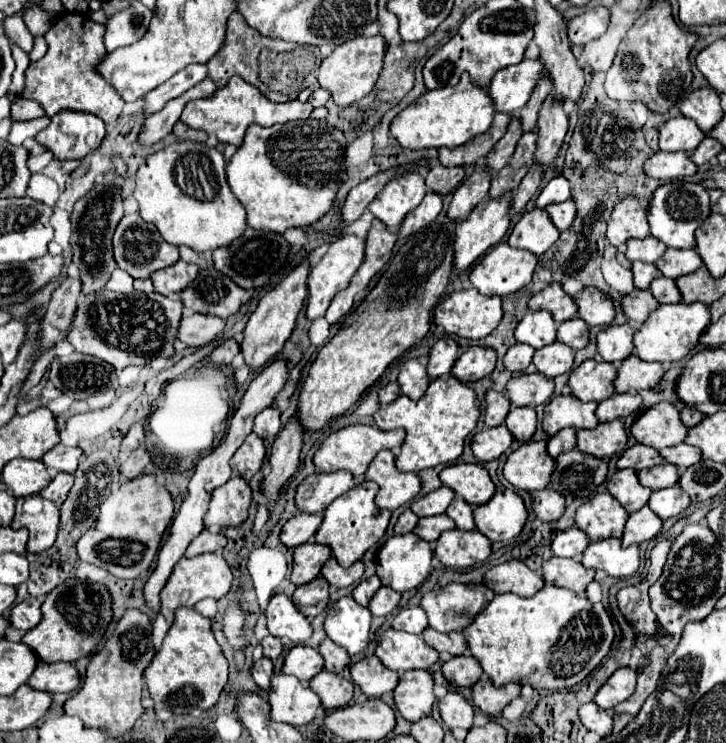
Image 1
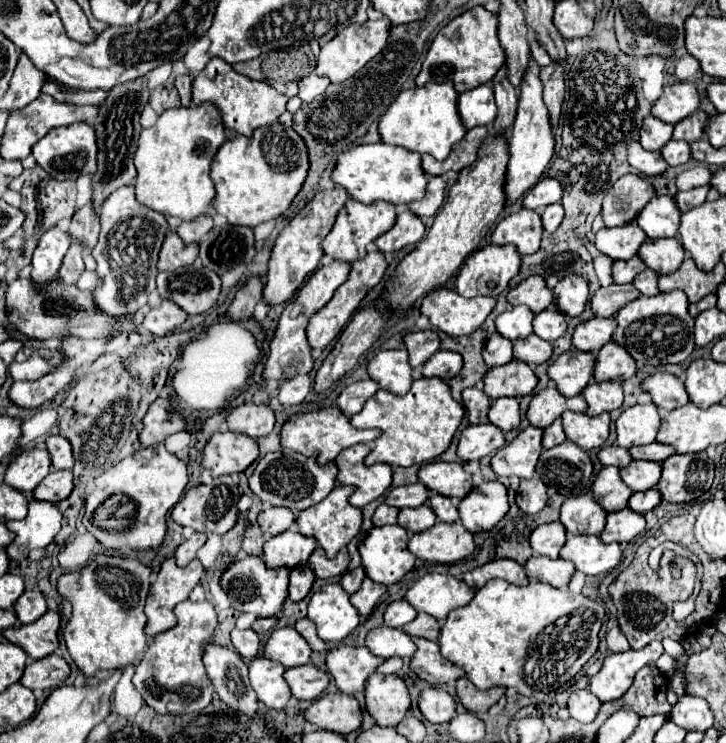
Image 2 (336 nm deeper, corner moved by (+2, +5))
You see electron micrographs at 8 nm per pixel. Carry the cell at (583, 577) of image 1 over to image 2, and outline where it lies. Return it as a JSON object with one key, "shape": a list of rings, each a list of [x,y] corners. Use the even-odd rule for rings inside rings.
{"shape":[[[533,556],[527,560],[525,570],[527,570],[527,576],[531,576],[531,578],[547,582],[555,588],[567,588],[569,580],[575,572],[575,566],[567,560],[561,560],[561,558],[551,560],[545,556]]]}

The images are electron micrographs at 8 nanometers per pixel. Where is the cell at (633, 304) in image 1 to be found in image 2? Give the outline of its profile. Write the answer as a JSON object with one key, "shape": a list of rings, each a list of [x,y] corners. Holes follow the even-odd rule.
{"shape":[[[611,284],[607,288],[599,288],[591,300],[591,308],[595,312],[595,316],[601,316],[601,318],[611,318],[615,316],[625,304],[637,300],[639,292],[633,284],[625,284],[625,286],[619,286],[619,284]]]}

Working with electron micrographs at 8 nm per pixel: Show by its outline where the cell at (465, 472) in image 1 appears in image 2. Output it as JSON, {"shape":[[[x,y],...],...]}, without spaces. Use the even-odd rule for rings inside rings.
{"shape":[[[429,462],[429,464],[423,464],[419,468],[419,480],[429,488],[429,490],[435,490],[443,496],[449,496],[449,498],[465,498],[469,494],[469,490],[473,488],[473,480],[471,480],[471,474],[463,470],[463,464],[461,462]]]}

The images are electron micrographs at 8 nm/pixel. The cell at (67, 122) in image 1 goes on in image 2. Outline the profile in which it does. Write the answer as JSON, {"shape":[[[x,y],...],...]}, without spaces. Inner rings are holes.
{"shape":[[[77,122],[77,124],[65,126],[65,128],[53,128],[53,132],[43,136],[33,146],[33,156],[35,156],[37,164],[57,180],[77,180],[85,172],[93,174],[97,168],[97,164],[95,164],[95,156],[97,156],[95,132],[85,122]]]}

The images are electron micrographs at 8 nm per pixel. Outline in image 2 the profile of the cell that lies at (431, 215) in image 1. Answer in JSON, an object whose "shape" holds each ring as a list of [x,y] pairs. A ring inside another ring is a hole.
{"shape":[[[405,210],[397,216],[393,228],[375,240],[375,246],[381,252],[391,254],[391,252],[401,250],[403,246],[417,244],[423,238],[423,234],[425,234],[425,224],[421,222],[421,218],[413,216],[413,212]]]}

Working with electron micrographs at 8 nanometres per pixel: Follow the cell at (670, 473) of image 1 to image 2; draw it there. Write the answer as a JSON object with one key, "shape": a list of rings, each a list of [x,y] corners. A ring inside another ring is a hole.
{"shape":[[[633,460],[627,468],[621,468],[623,482],[633,490],[647,490],[661,478],[661,464],[649,460]]]}

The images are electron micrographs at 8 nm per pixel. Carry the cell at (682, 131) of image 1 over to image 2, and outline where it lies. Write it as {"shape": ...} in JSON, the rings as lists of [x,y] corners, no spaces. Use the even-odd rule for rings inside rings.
{"shape":[[[647,116],[643,120],[643,128],[641,128],[641,146],[645,150],[659,150],[663,148],[673,136],[673,124],[661,122],[655,116]]]}

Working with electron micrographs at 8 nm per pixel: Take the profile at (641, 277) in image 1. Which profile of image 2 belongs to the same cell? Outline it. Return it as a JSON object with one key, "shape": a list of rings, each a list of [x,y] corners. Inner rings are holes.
{"shape":[[[639,256],[629,258],[629,260],[615,260],[613,262],[613,282],[615,284],[629,284],[645,268],[647,266]]]}

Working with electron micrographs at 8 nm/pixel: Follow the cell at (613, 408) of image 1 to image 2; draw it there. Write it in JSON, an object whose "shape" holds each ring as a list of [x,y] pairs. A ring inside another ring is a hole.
{"shape":[[[591,382],[583,390],[583,398],[587,400],[587,416],[597,416],[603,412],[611,412],[621,408],[623,404],[623,390],[619,382]]]}

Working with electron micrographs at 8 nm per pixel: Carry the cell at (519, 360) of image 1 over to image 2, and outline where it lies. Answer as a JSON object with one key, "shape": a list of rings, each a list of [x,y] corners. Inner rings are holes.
{"shape":[[[491,334],[487,344],[485,344],[485,350],[483,350],[483,358],[487,362],[489,368],[493,366],[503,366],[503,364],[509,364],[513,360],[513,342],[505,340],[501,334]]]}

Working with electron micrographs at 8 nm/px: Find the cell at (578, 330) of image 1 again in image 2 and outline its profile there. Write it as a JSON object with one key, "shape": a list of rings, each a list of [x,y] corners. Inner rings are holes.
{"shape":[[[547,308],[547,310],[539,312],[533,320],[533,332],[547,342],[555,342],[557,338],[561,338],[567,332],[565,314],[557,312],[557,308]]]}

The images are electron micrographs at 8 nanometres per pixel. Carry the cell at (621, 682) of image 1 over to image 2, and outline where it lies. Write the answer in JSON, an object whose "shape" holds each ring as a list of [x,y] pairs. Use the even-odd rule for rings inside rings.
{"shape":[[[651,642],[643,650],[609,654],[603,660],[603,668],[589,680],[591,692],[601,702],[621,698],[633,684],[637,670],[641,670],[647,664],[653,664],[661,654],[663,654],[661,642]]]}

